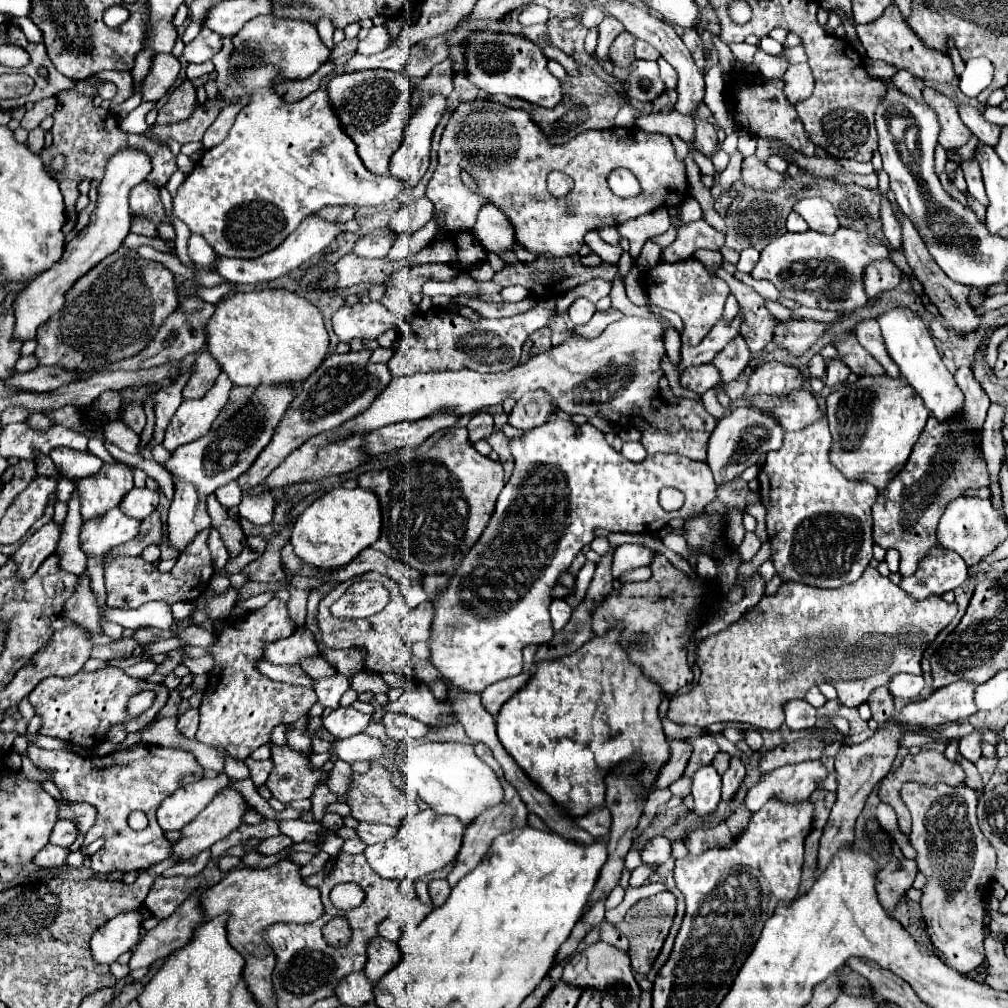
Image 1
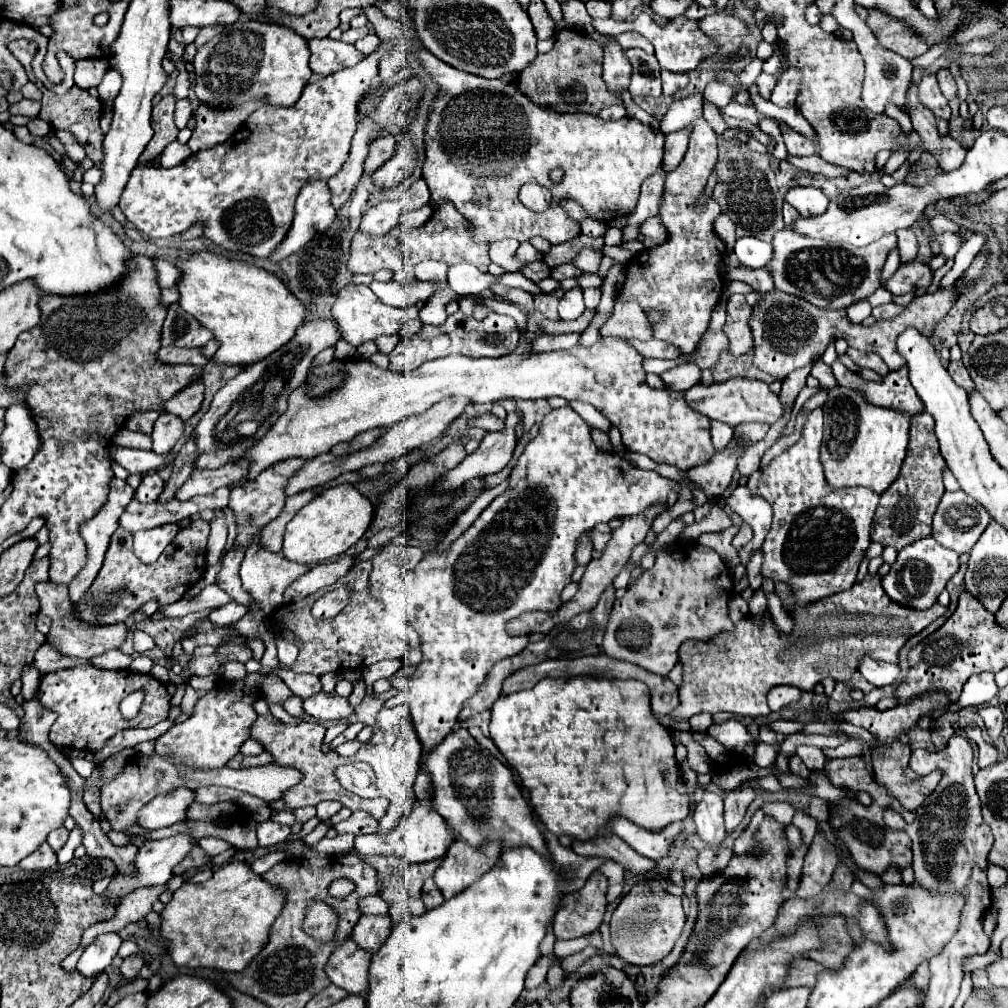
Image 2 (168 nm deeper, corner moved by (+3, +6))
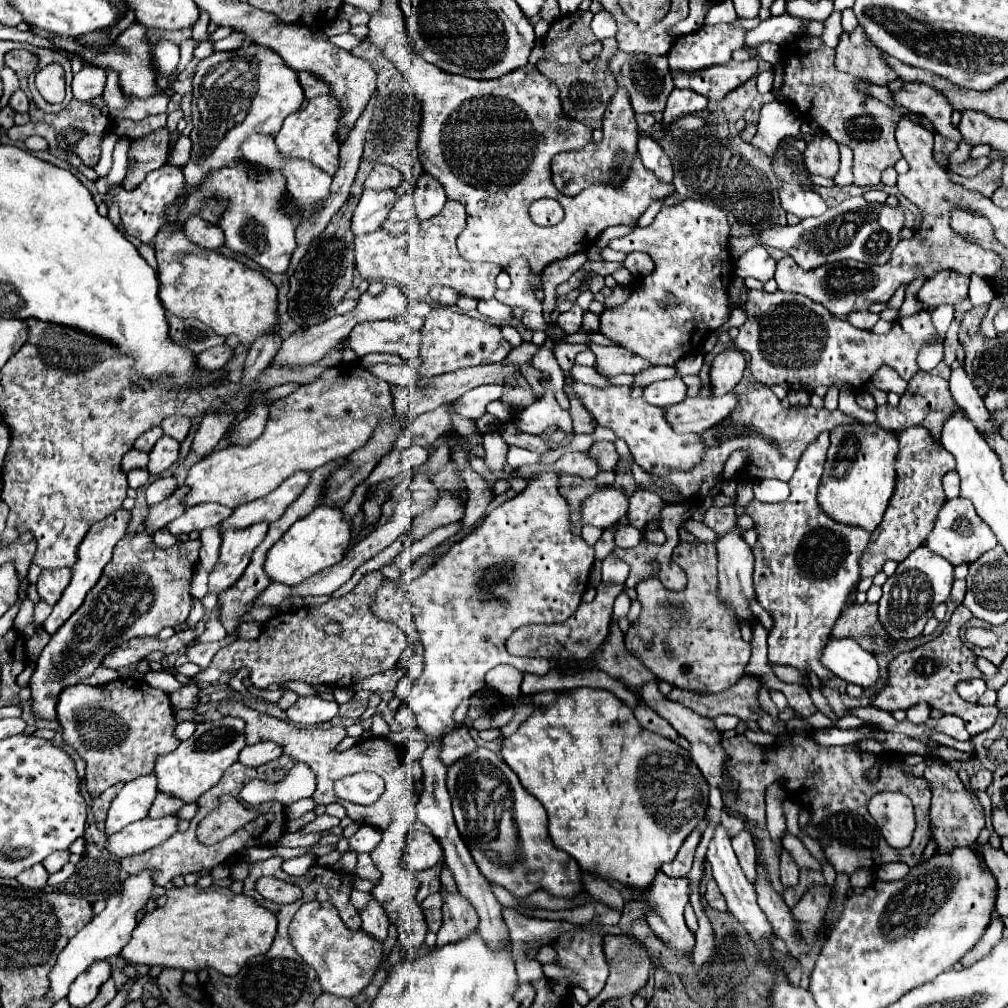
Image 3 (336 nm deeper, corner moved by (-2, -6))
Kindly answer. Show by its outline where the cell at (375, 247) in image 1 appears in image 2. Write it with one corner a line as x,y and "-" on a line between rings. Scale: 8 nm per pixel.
397,201
379,203
363,215
359,229
367,235
385,235
387,231
391,231
391,227
399,225
399,217
401,217
401,209

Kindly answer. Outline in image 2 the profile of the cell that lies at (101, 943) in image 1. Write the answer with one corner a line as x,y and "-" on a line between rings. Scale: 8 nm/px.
103,933
103,935
95,937
95,941
85,947
85,951
77,963
79,973
83,973
85,977
103,973
111,965
121,943
123,943
123,939
119,937
119,933

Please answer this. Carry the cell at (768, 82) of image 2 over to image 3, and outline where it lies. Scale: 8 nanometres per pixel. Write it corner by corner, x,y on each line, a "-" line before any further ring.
778,101
768,103
760,111
758,131
752,139
752,145
756,149
762,149
764,153
772,155
774,147
784,137
798,137
800,135
800,125
802,125
800,115
792,115
786,105
778,103

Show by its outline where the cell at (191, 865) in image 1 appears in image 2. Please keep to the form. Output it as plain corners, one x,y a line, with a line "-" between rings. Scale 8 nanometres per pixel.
203,837
203,851
209,855
209,857
215,857
219,853
223,853
225,849
229,849
231,845
227,841
221,841
221,839
215,839
215,837

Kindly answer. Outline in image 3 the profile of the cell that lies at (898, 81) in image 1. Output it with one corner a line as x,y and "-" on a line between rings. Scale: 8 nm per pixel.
980,157
980,159
968,159
962,165
952,165
952,171
962,175
962,177
976,177
978,173
982,173
988,165
992,163
990,157

